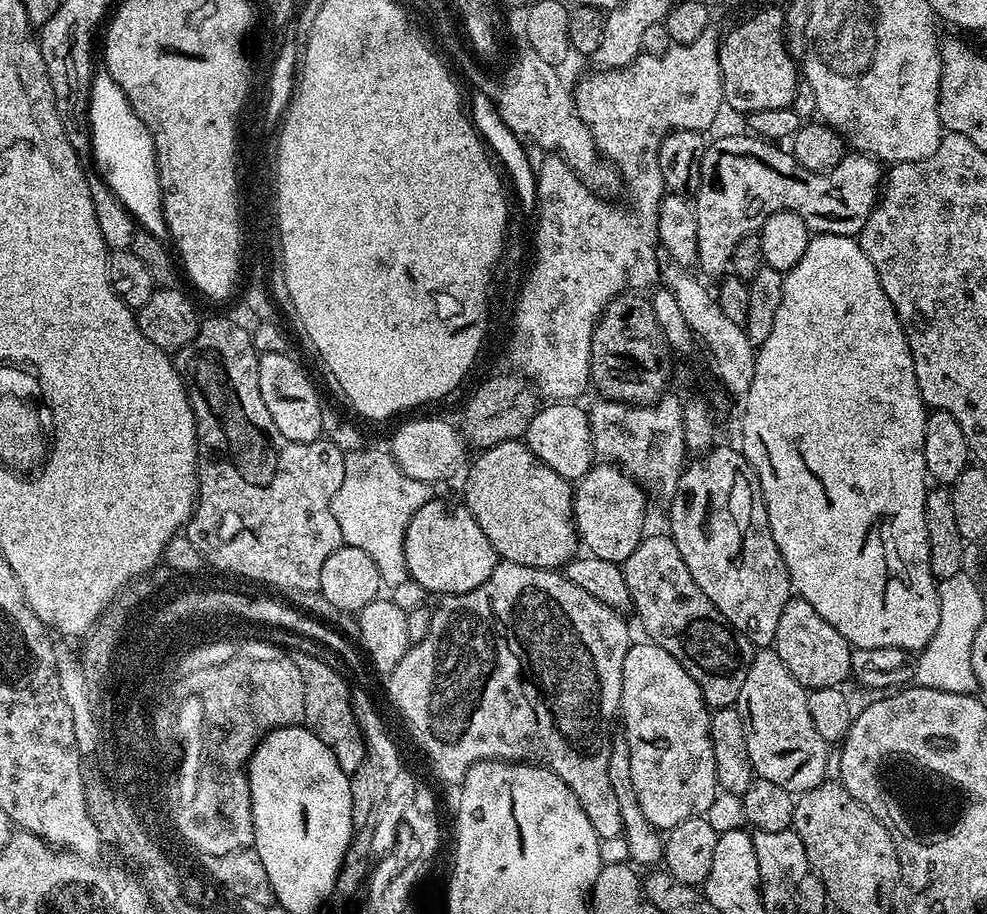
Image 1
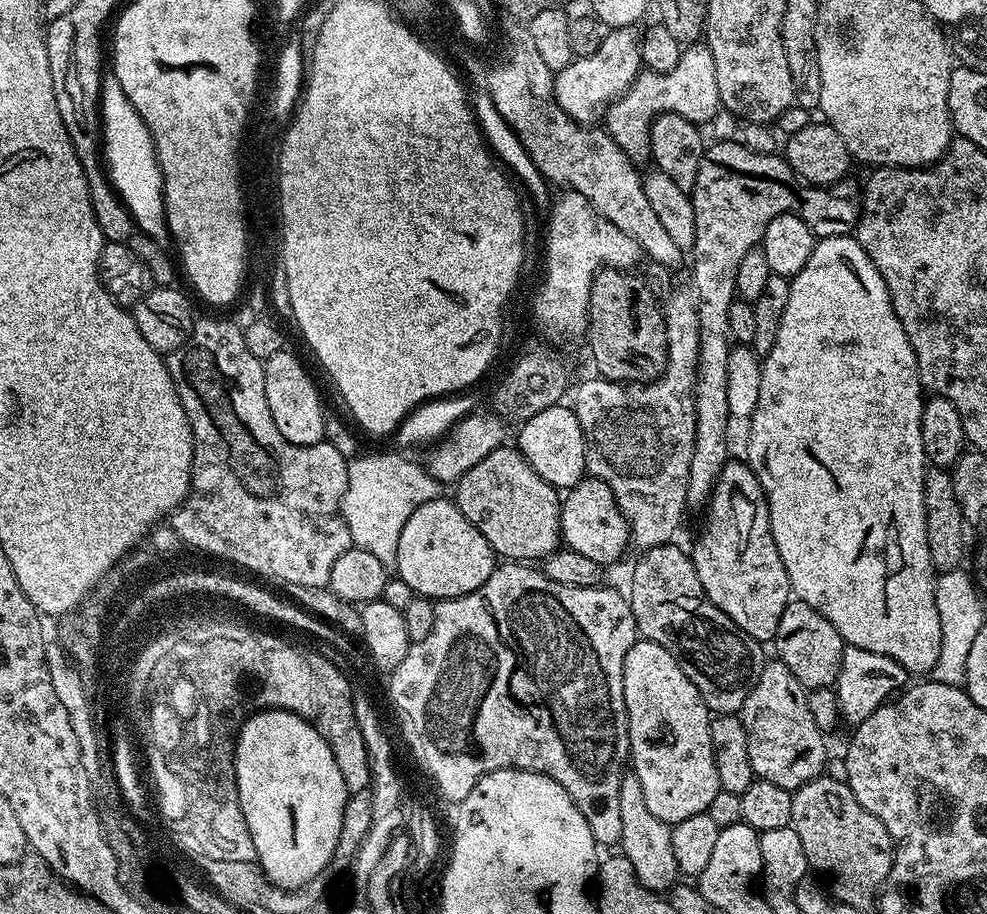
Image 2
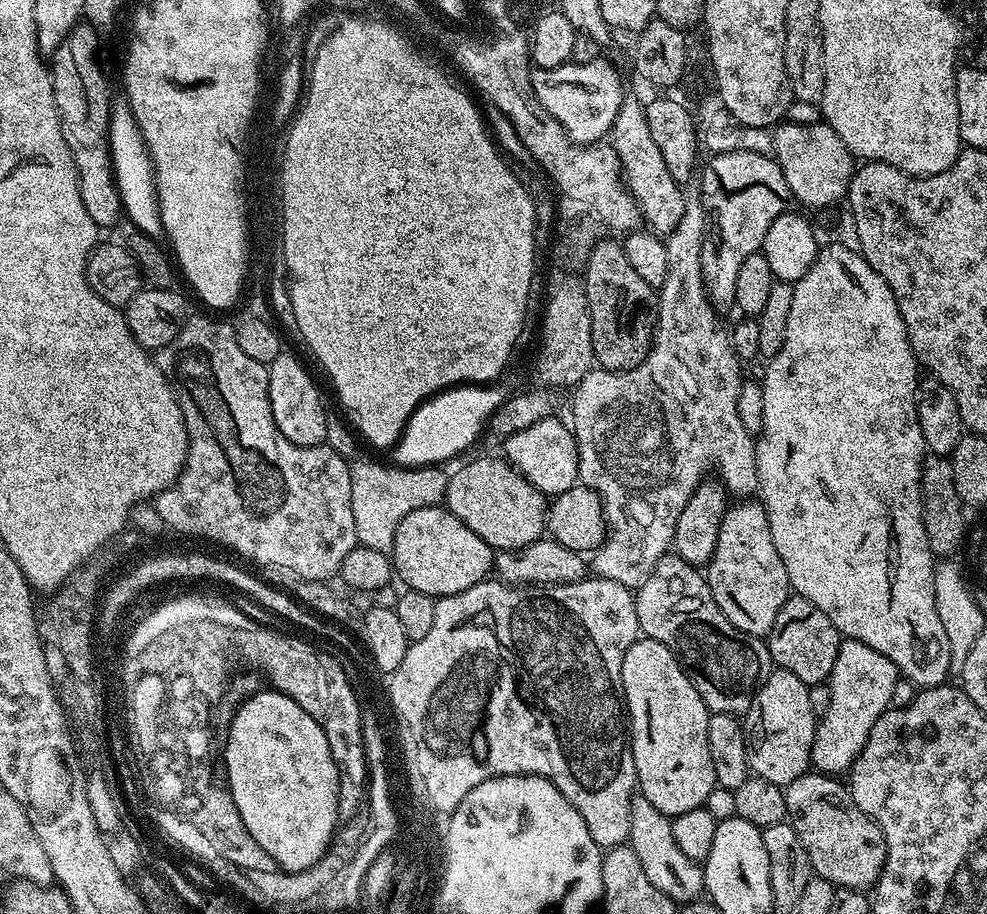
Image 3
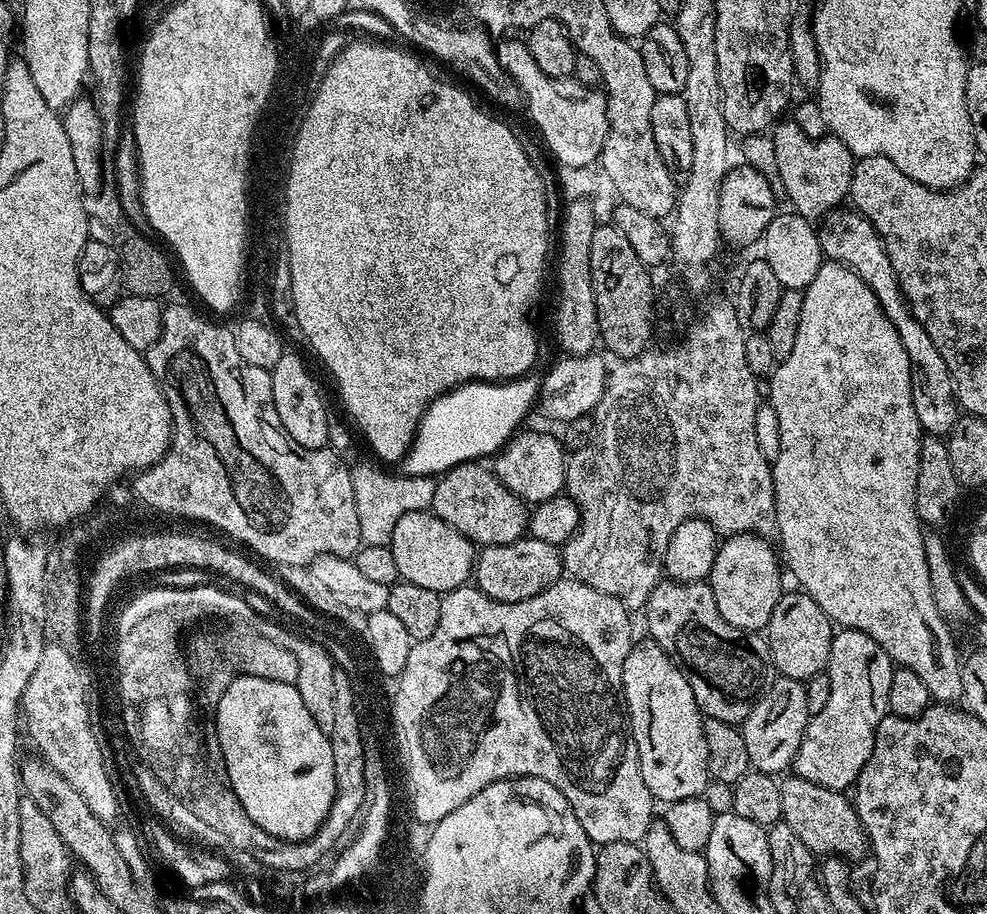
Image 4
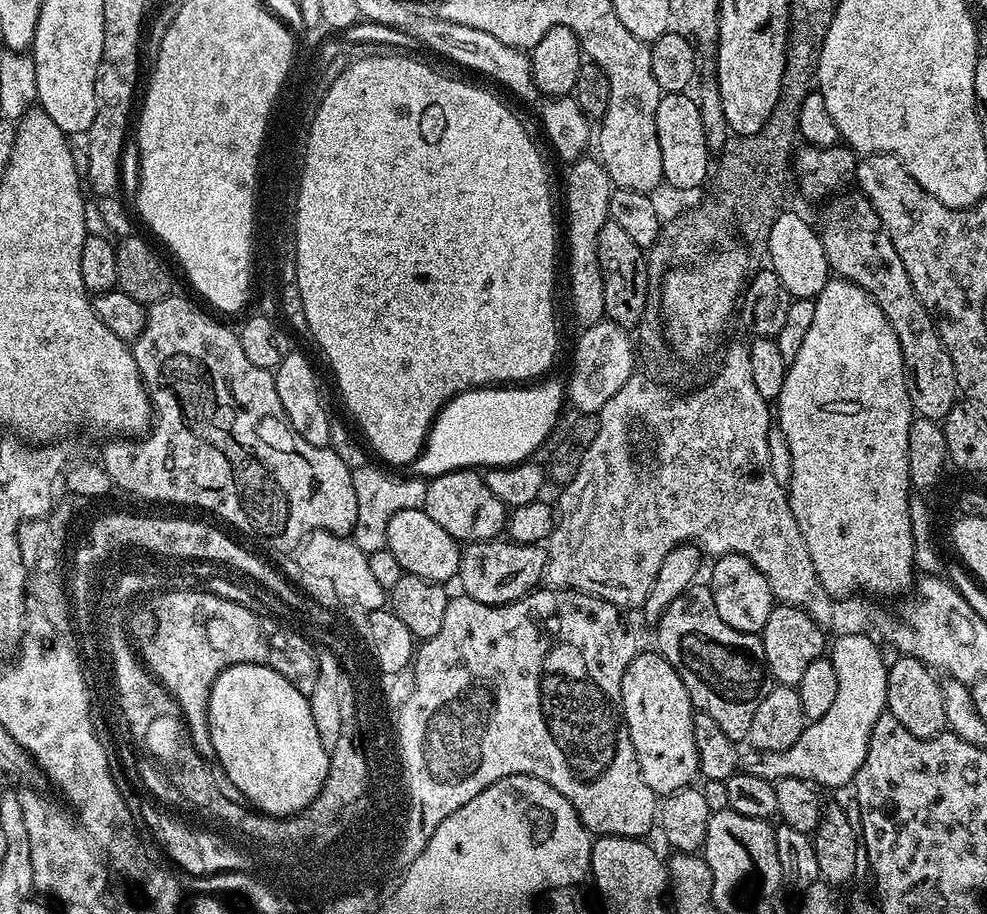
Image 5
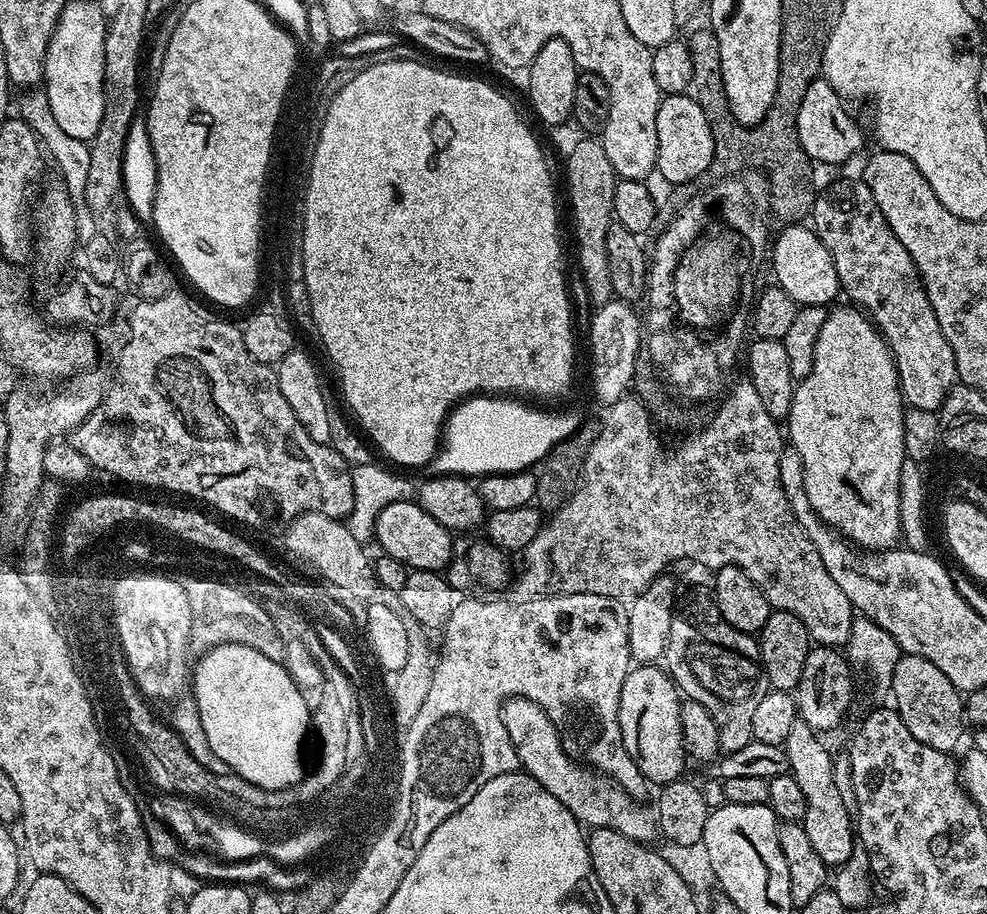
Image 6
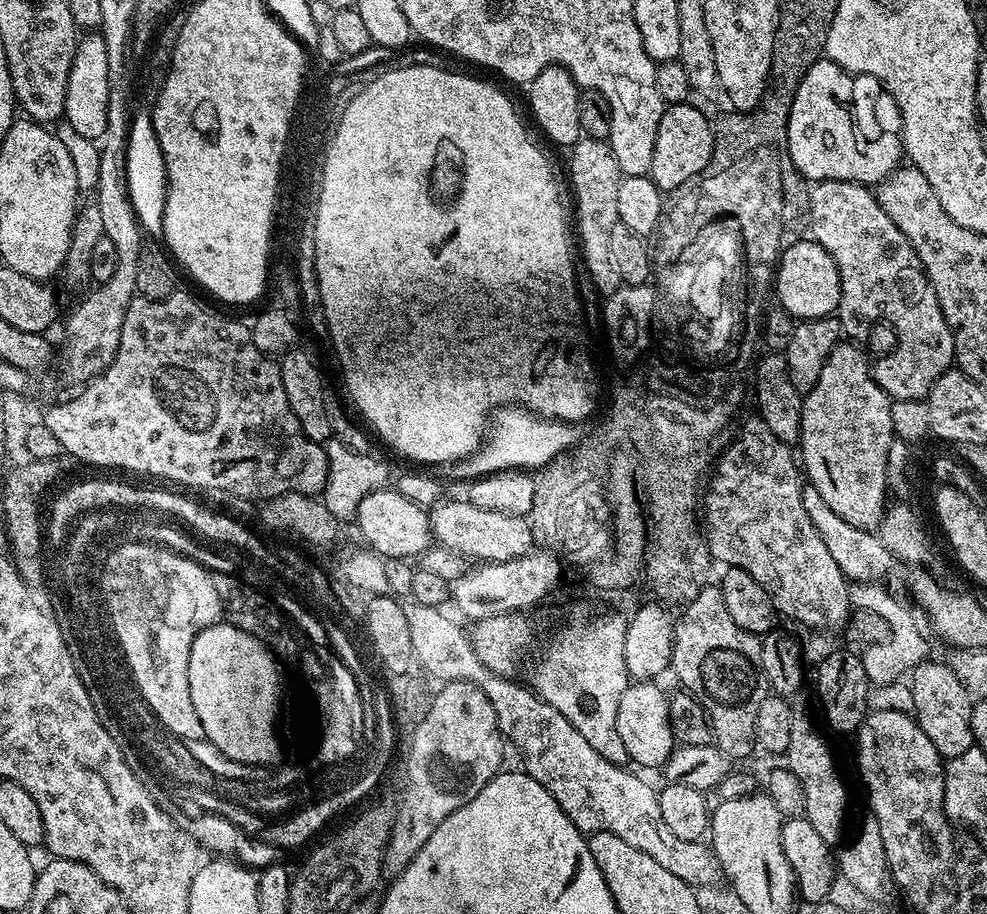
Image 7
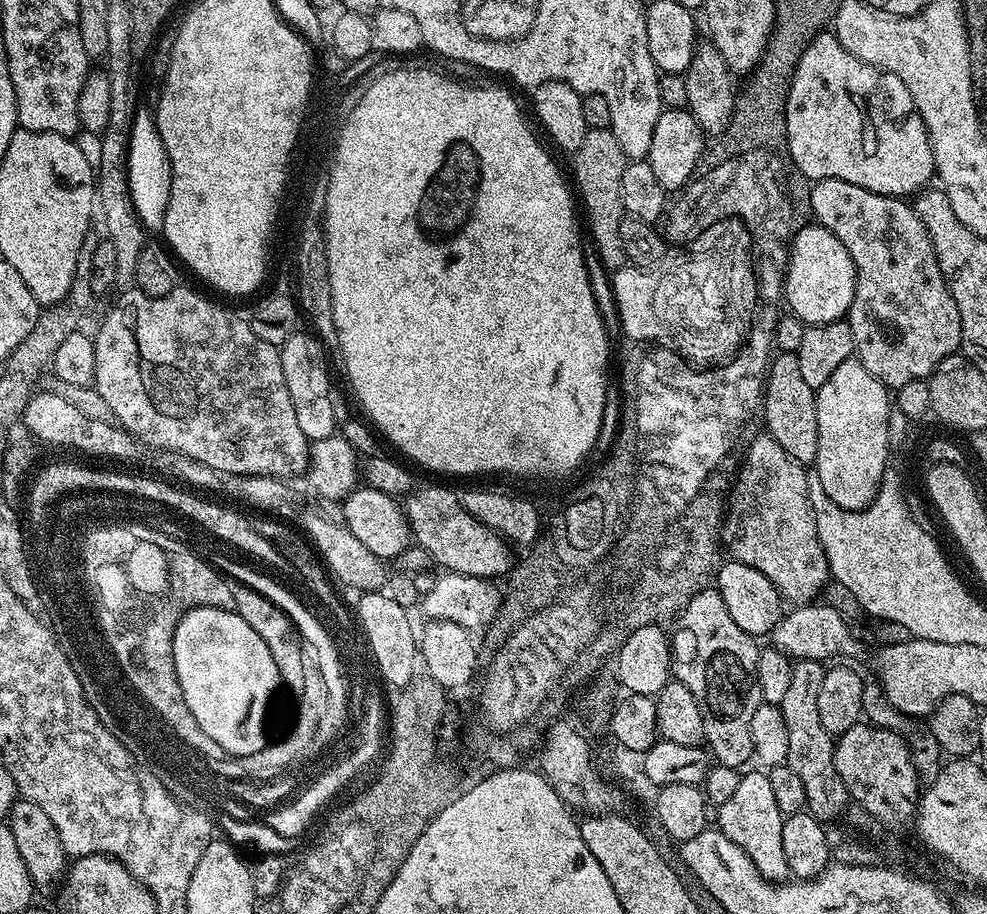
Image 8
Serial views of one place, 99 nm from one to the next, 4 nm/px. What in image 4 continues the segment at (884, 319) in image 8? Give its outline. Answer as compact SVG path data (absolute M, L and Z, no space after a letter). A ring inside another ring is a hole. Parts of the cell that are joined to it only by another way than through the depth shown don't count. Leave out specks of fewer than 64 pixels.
M839 206L825 213L819 221L818 235L820 250L825 257L837 264L844 264L854 274L858 274L858 278L862 278L862 282L870 286L874 298L878 298L894 330L898 330L898 338L902 338L902 346L906 346L906 354L910 358L914 414L918 414L921 429L929 436L947 437L958 415L956 388L952 384L952 375L942 354L938 354L938 346L934 346L922 322L914 318L908 299L904 297L904 291L900 289L900 283L894 274L894 266L890 266L890 258L886 254L886 246L878 230L874 230L871 222L855 208Z

